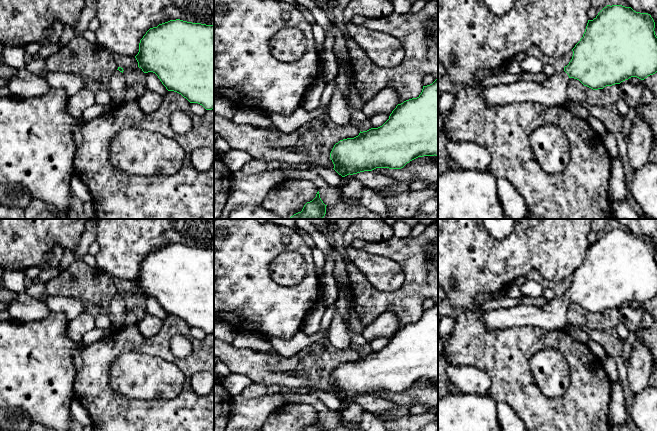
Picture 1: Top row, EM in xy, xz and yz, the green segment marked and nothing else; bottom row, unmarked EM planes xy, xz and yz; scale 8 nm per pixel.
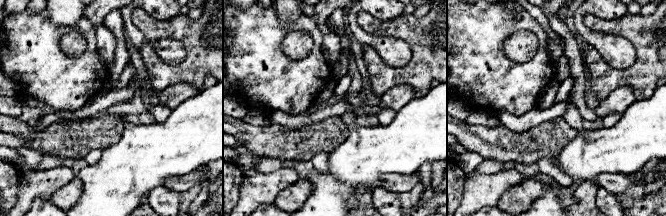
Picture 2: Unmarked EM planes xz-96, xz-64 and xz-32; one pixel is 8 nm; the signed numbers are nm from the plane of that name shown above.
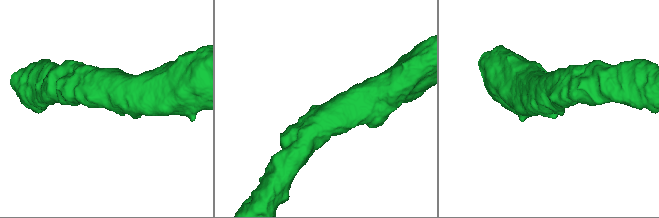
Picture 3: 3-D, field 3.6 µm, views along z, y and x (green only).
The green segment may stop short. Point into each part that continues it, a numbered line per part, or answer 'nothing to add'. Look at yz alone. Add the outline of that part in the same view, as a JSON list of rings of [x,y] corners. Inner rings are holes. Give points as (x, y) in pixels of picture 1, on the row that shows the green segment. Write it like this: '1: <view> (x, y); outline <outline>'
1: yz (552, 92); outline [[[563,70],[544,82],[518,81],[483,88],[481,98],[487,105],[505,105],[513,102],[537,102],[549,106],[567,102],[569,76]]]

